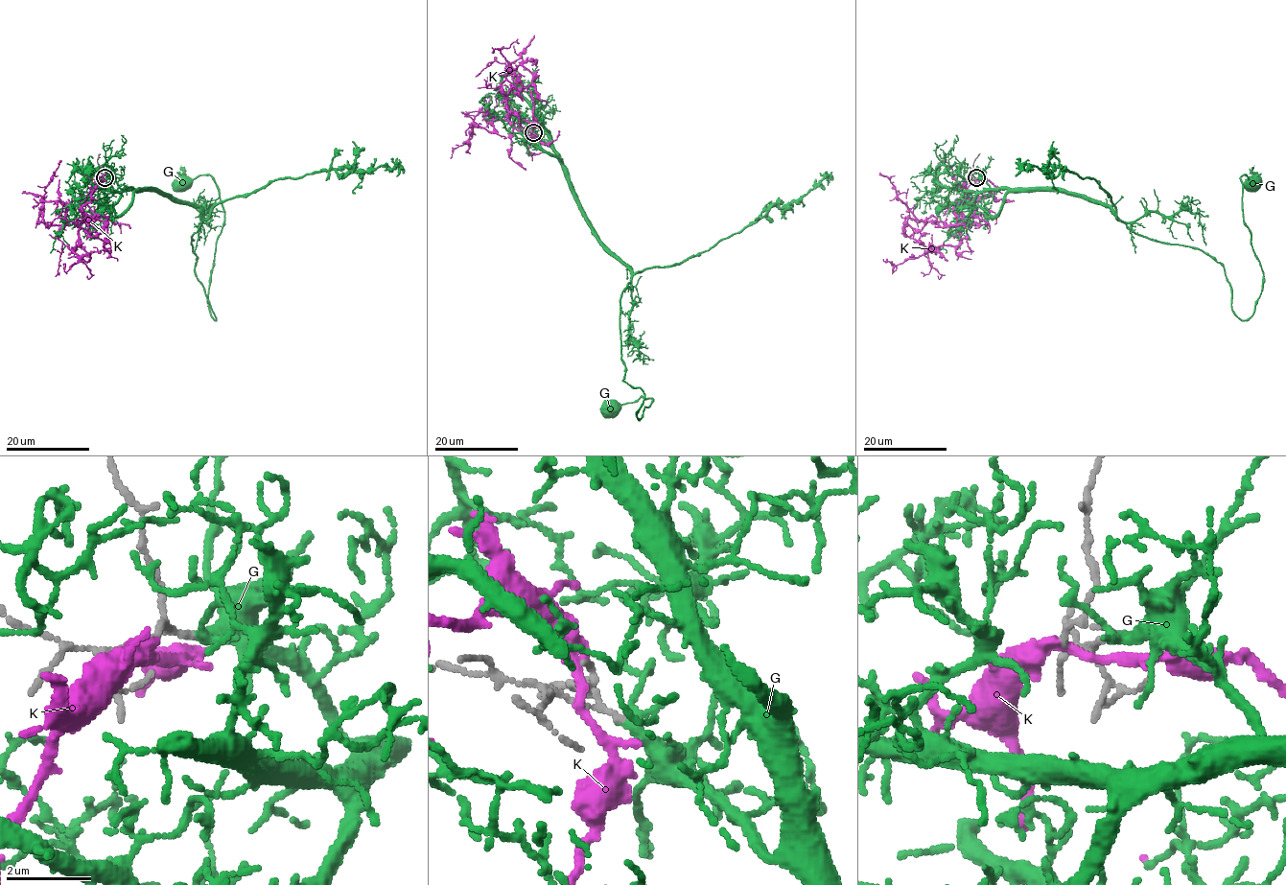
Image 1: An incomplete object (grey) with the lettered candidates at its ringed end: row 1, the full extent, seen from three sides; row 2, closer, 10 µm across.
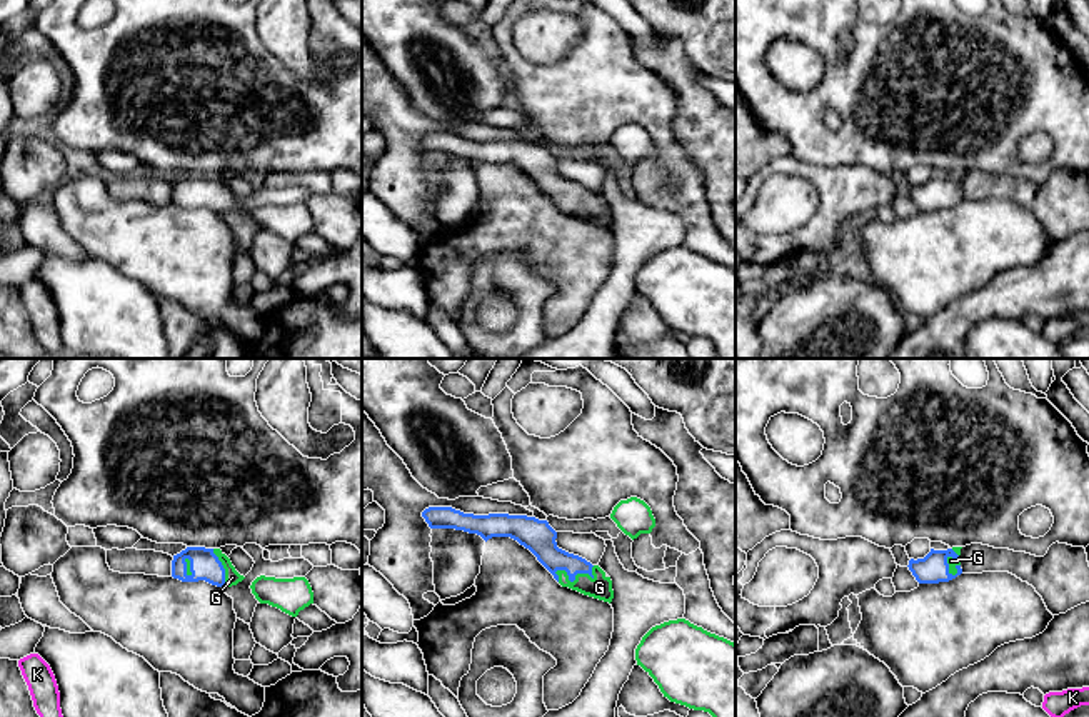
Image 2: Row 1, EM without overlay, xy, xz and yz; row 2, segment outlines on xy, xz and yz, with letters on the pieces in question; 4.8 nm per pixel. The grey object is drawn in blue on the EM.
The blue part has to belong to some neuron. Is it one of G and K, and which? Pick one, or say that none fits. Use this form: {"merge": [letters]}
{"merge": ["G"]}

